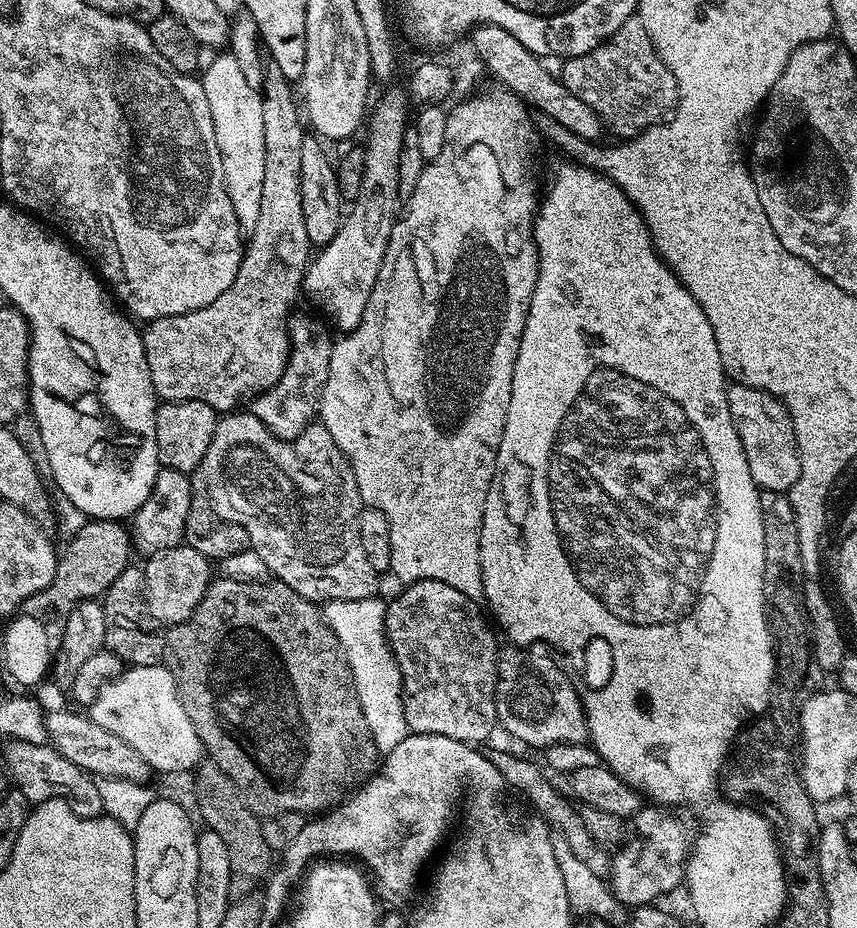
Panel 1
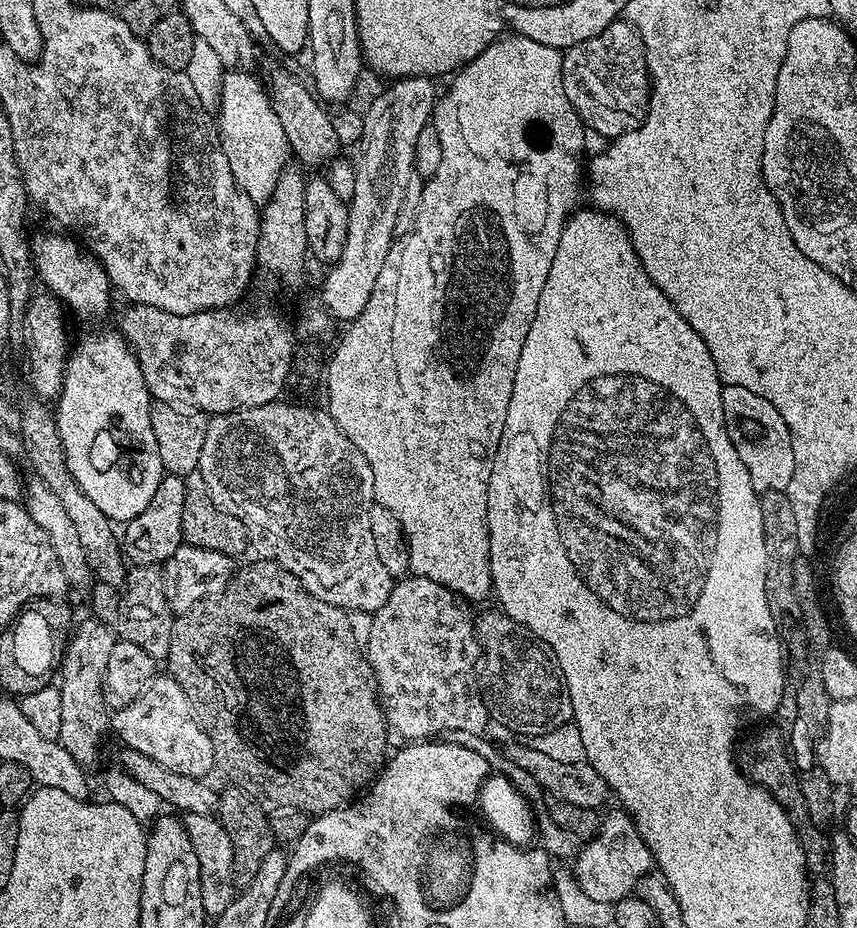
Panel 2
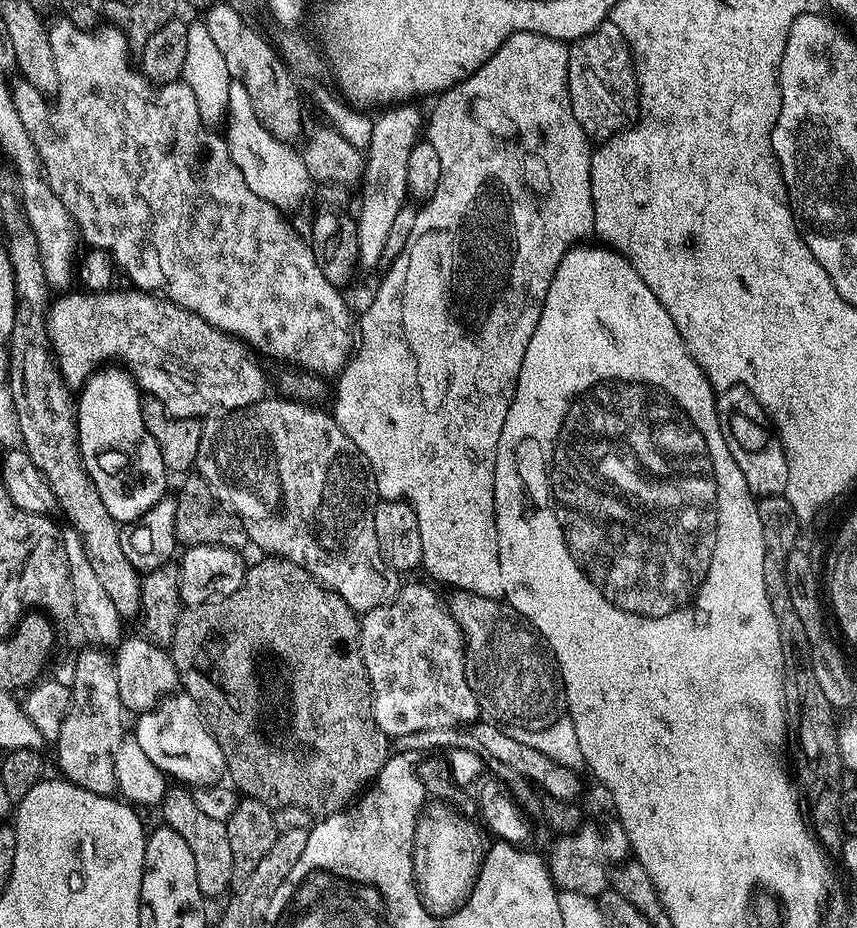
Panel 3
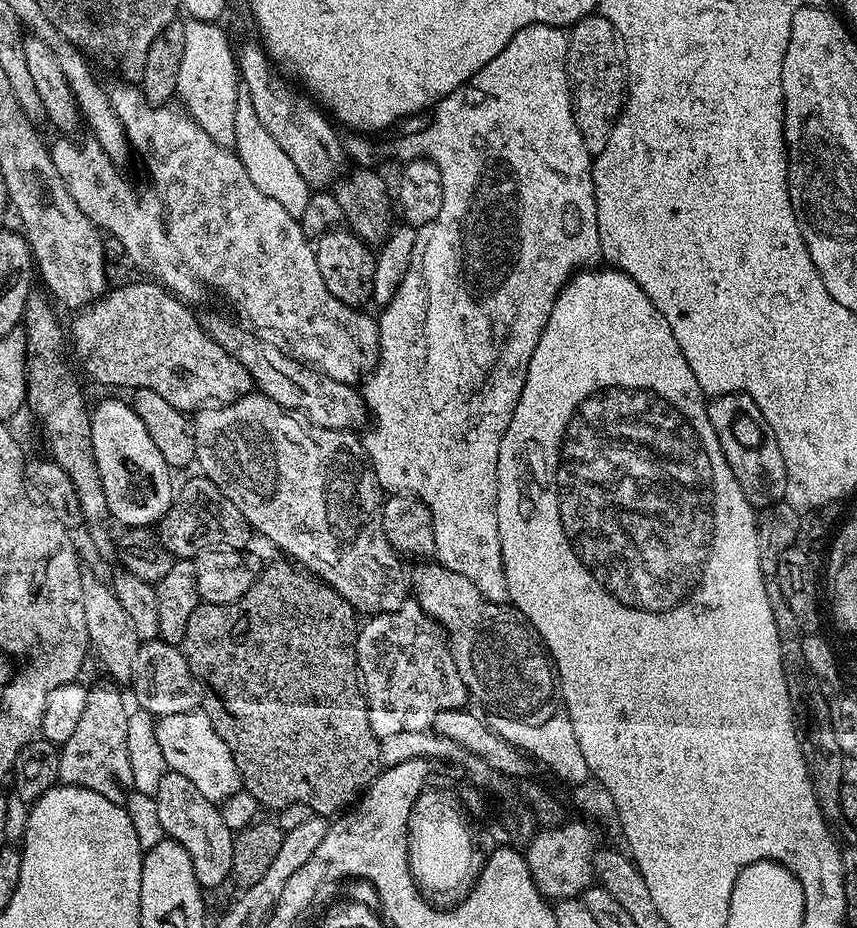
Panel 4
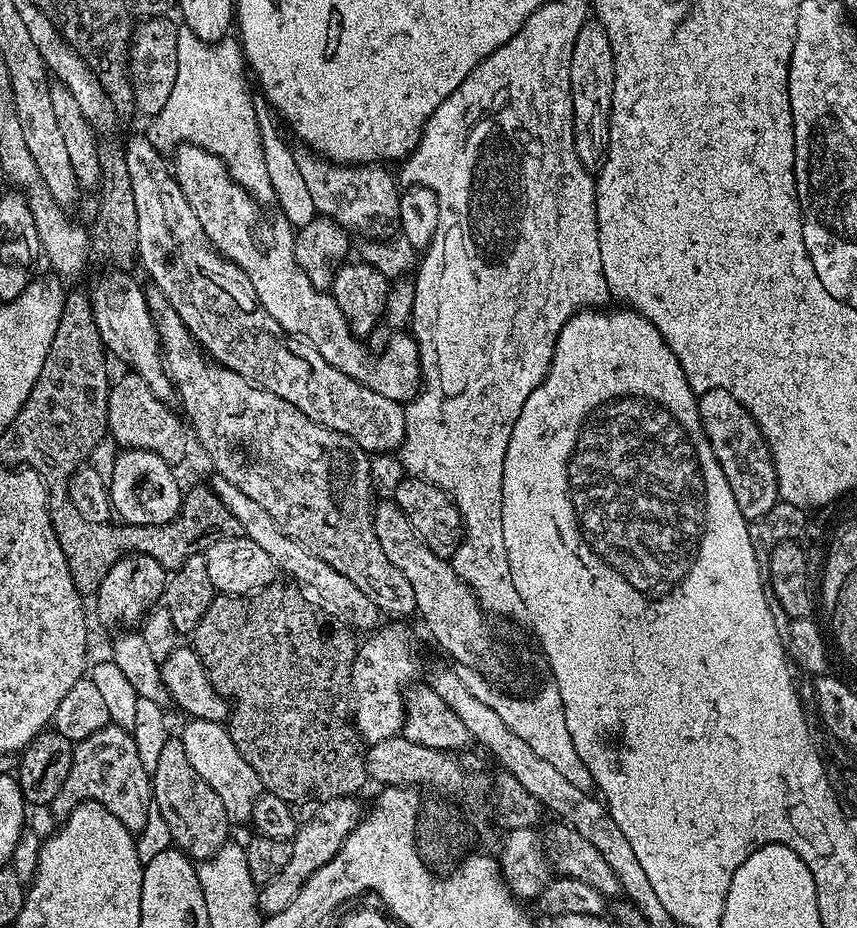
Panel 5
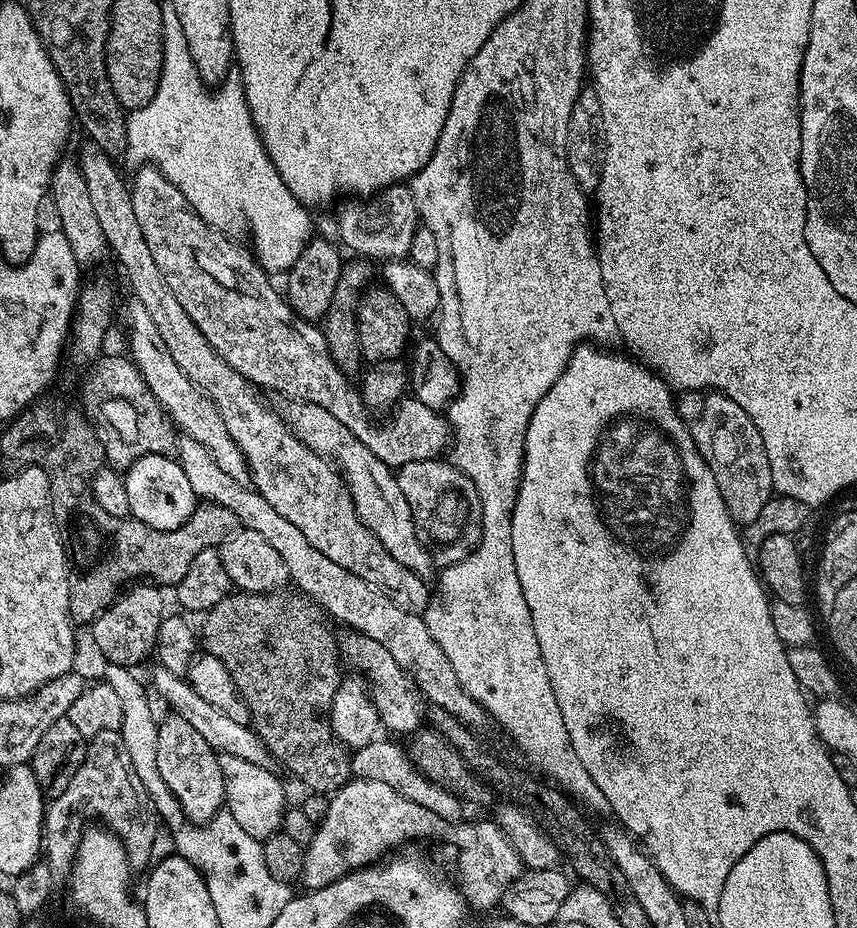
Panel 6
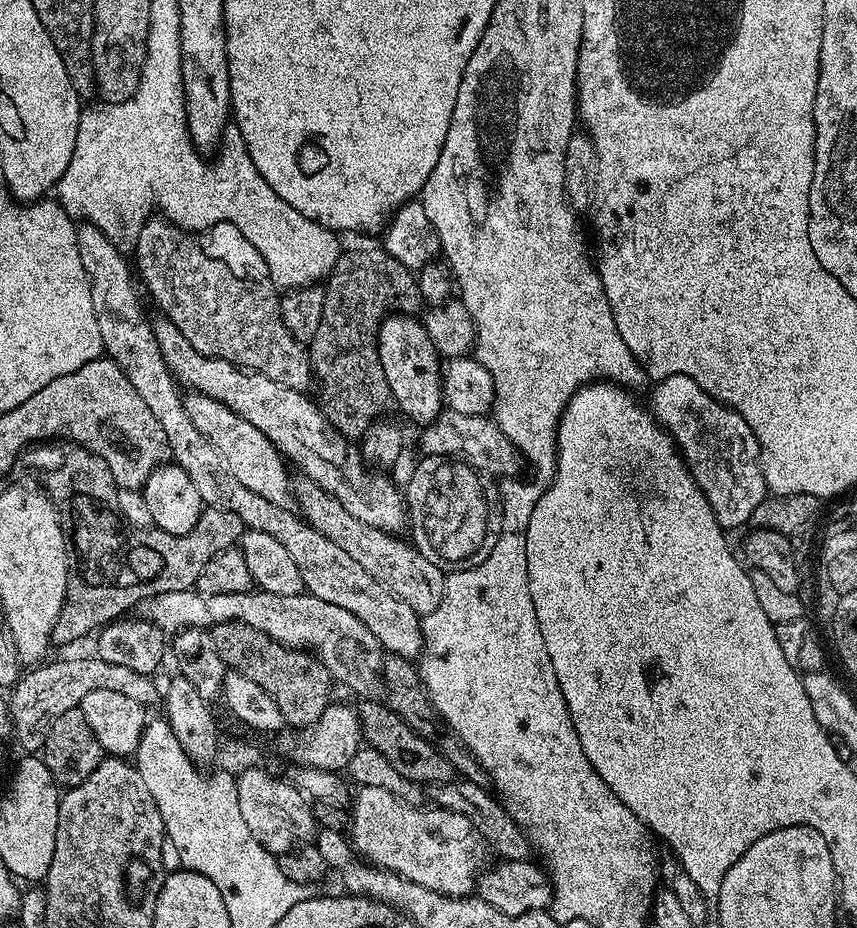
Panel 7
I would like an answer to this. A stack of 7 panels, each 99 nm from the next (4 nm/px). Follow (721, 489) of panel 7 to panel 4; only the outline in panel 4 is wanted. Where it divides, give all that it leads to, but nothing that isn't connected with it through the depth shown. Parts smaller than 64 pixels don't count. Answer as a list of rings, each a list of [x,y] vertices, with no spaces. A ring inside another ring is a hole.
[[[731,392],[708,400],[708,417],[714,434],[718,434],[722,454],[752,507],[759,510],[781,503],[786,494],[786,462],[782,462],[774,430],[770,430],[756,403],[744,392]]]

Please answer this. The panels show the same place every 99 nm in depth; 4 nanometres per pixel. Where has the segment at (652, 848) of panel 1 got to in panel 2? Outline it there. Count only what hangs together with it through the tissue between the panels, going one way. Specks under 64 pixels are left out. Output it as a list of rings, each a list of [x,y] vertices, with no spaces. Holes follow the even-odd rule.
[[[619,806],[613,808],[613,812],[606,816],[606,819],[601,823],[600,833],[581,847],[574,860],[574,871],[582,890],[586,890],[586,894],[590,894],[590,898],[594,898],[597,902],[606,902],[610,905],[615,905],[617,900],[624,900],[633,895],[637,884],[654,868],[652,851],[649,850],[646,842],[638,834],[632,815]]]

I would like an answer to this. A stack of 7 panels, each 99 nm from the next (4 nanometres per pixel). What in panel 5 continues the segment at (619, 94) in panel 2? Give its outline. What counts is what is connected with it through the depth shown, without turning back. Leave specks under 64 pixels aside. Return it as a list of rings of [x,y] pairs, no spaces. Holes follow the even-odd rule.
[[[589,22],[578,30],[574,54],[570,58],[570,86],[572,87],[572,133],[574,150],[587,172],[599,173],[608,158],[608,119],[614,98],[614,54],[610,38],[599,22]]]

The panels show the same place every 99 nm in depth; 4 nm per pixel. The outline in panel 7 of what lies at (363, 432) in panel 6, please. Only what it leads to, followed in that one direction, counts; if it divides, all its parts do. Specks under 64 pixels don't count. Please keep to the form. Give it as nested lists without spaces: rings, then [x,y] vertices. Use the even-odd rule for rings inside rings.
[[[151,218],[141,226],[134,247],[134,268],[139,279],[142,284],[144,279],[149,294],[164,311],[161,313],[172,320],[178,330],[182,330],[186,342],[190,342],[194,350],[249,372],[260,372],[266,378],[274,378],[274,382],[282,382],[282,386],[290,386],[290,390],[307,393],[308,387],[313,387],[312,361],[308,358],[308,348],[286,328],[280,313],[281,297],[270,278],[270,270],[262,254],[254,250],[252,242],[244,237],[242,230],[233,224],[213,224],[205,231],[190,232],[165,218]],[[451,410],[441,411],[438,418],[423,425],[420,436],[420,448],[428,458],[455,458],[472,465],[477,472],[488,478],[508,478],[519,464],[522,464],[520,451],[502,434],[495,419],[487,415],[471,416],[458,414]],[[440,456],[440,457],[436,457]],[[496,476],[496,477],[492,477]]]

